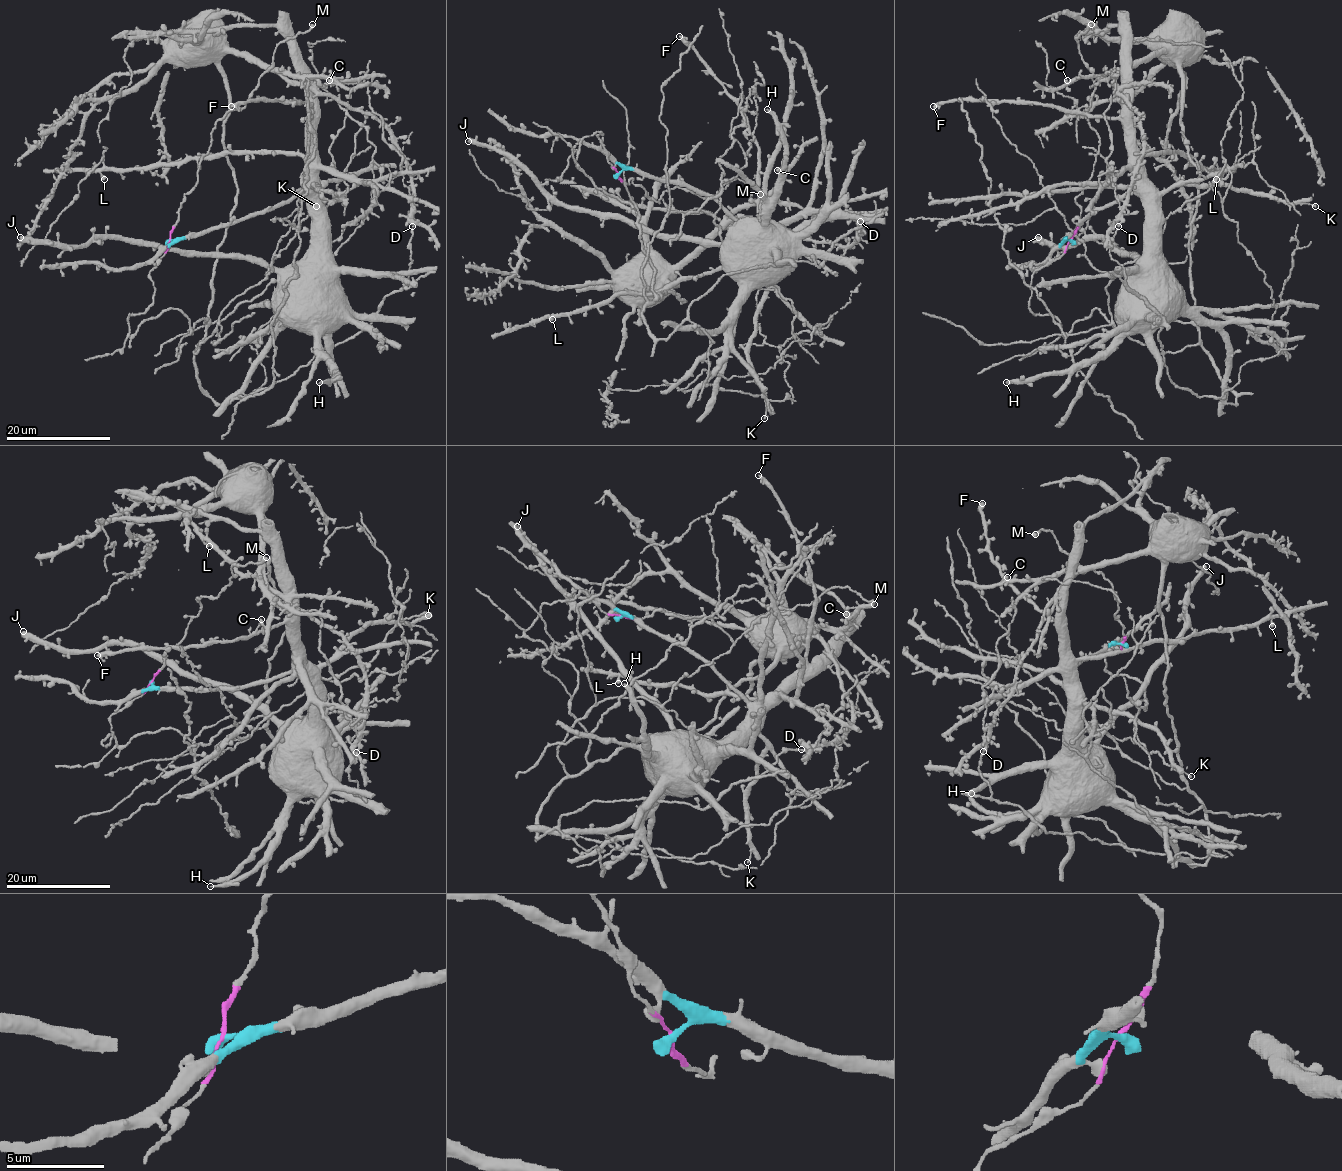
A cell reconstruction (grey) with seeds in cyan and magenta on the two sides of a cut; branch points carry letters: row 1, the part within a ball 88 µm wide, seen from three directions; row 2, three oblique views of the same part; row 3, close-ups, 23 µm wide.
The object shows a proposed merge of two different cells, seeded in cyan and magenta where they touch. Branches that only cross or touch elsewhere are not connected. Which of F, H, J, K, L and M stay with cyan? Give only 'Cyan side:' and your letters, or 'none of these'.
Cyan side: F, H, J, K, L

